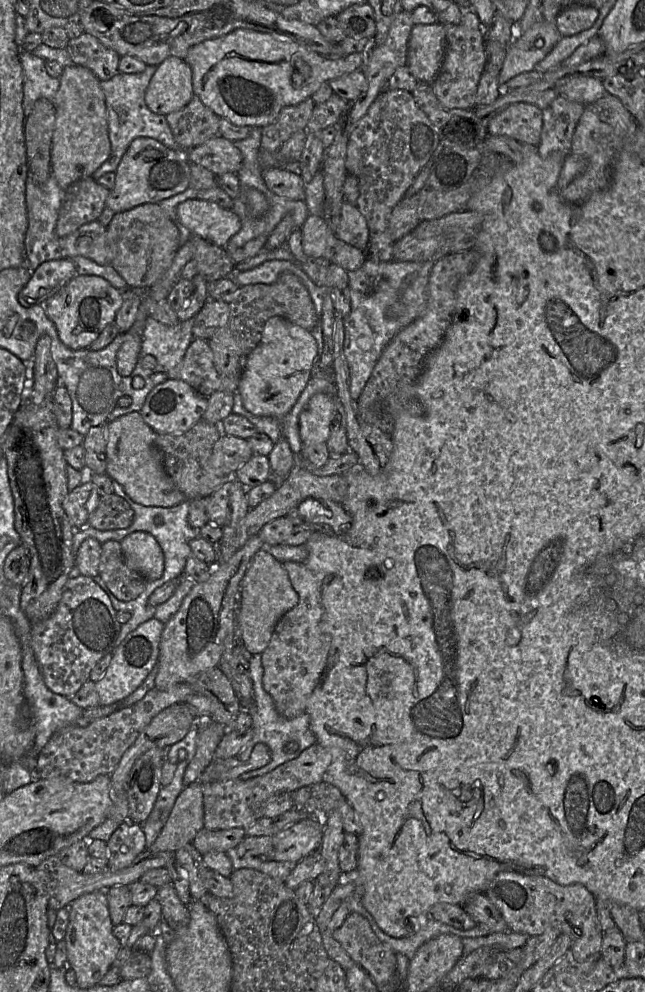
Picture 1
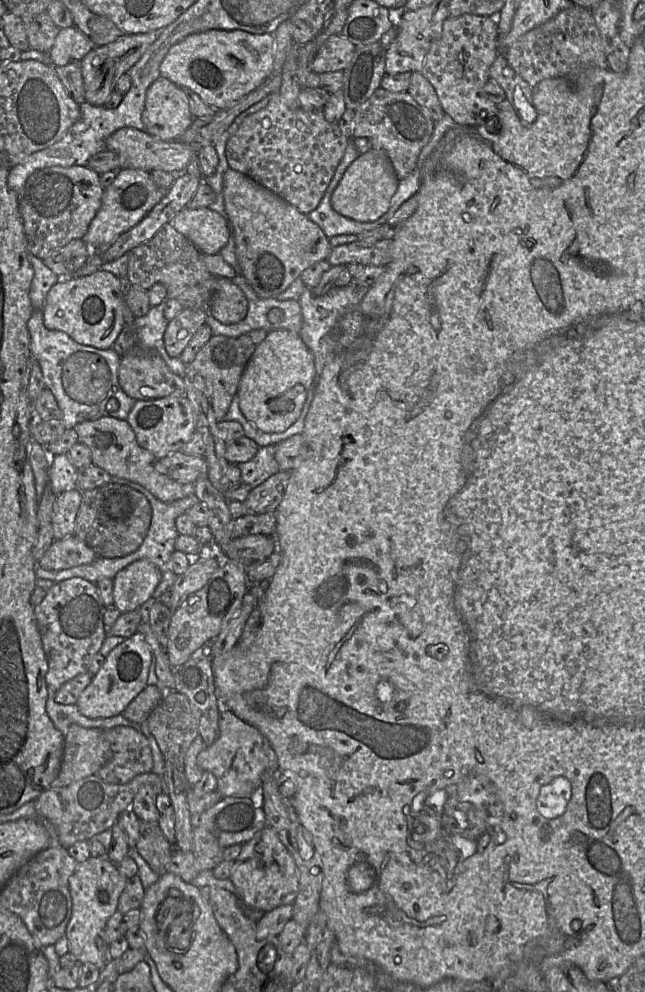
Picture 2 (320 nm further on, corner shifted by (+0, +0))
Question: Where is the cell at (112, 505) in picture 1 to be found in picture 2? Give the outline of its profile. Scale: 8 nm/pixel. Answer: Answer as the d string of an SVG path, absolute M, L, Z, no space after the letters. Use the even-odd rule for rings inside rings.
M110 482L82 493L74 536L82 540L98 557L124 557L141 546L151 519L152 507L145 495L129 486Z

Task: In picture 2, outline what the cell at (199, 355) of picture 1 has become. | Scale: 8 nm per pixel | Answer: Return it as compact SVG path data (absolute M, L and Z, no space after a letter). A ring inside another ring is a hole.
M126 352L121 357L119 384L134 400L185 395L183 377L174 374L159 354Z

